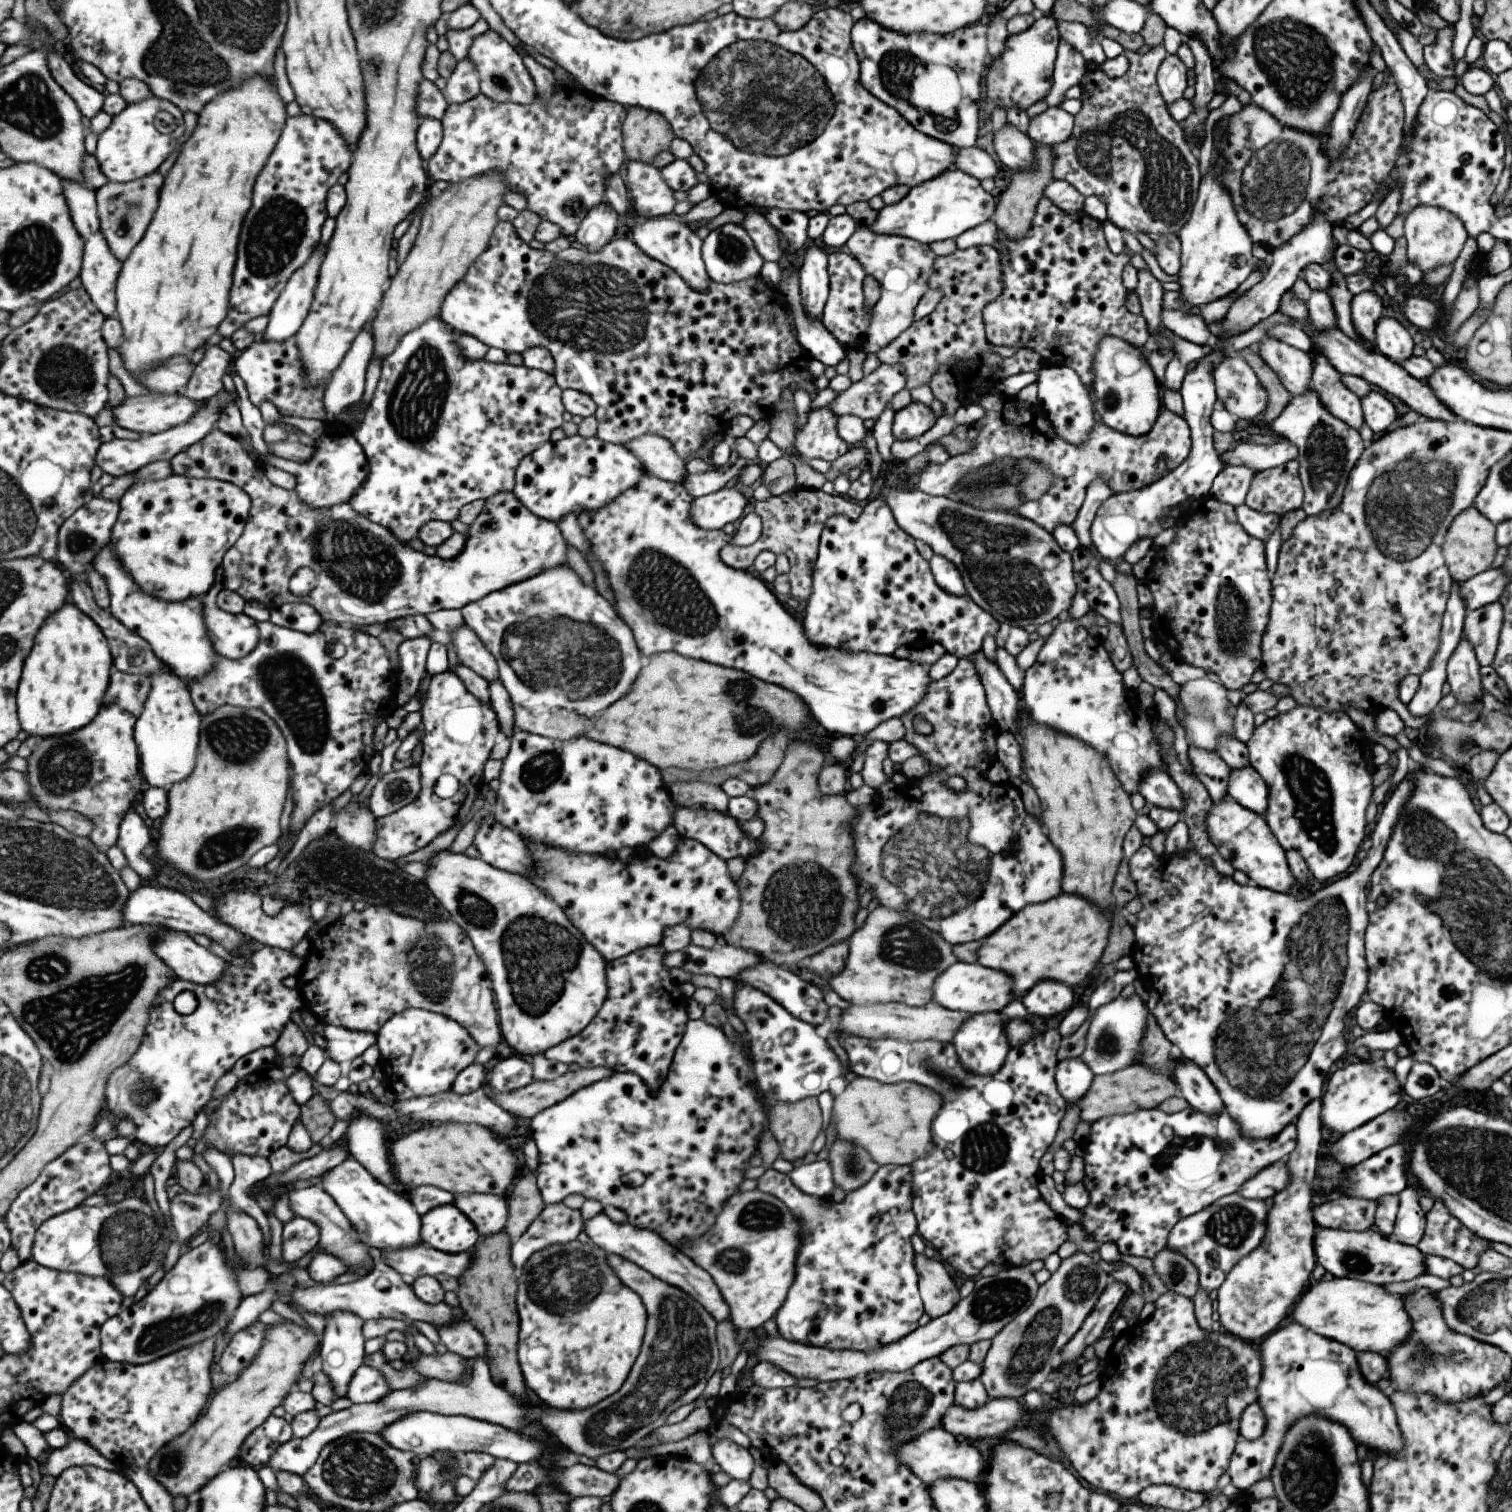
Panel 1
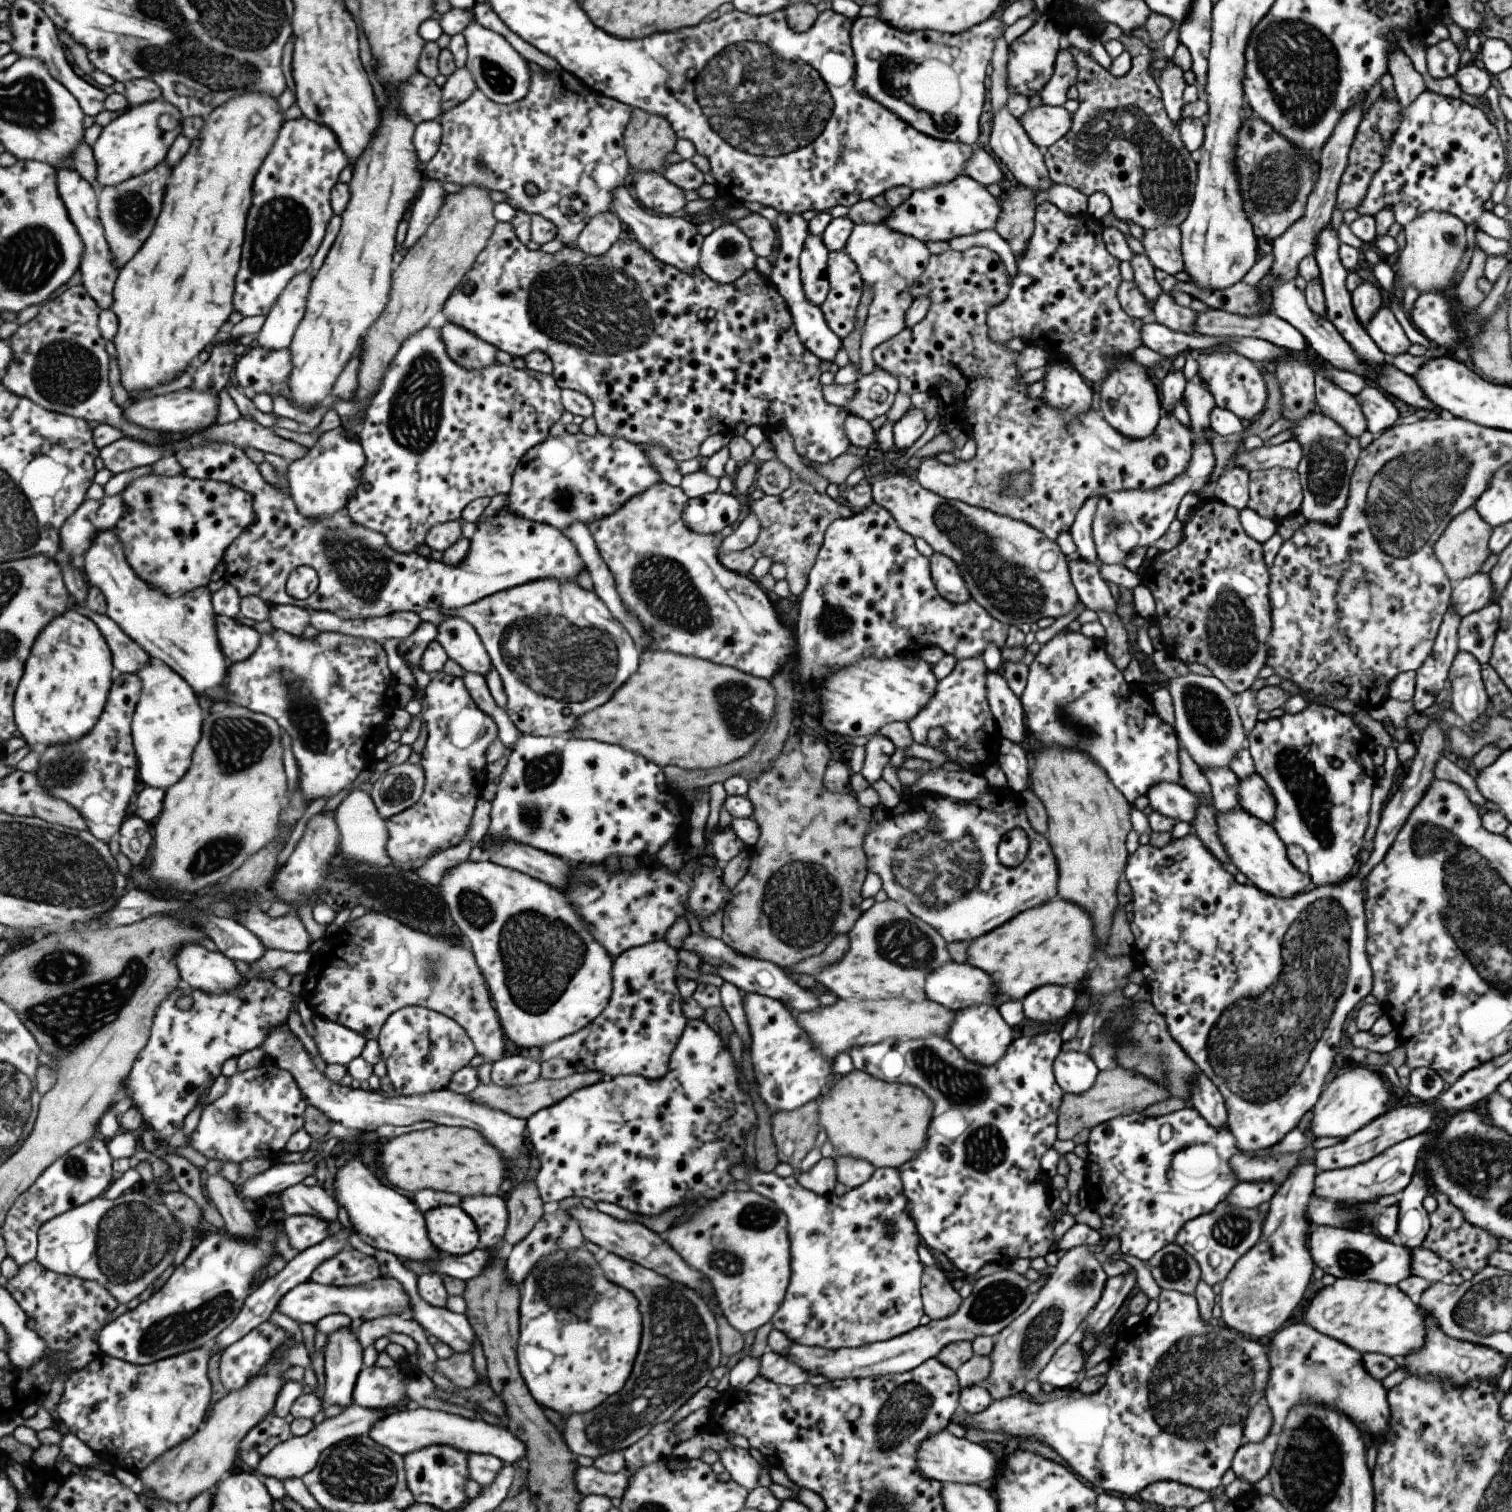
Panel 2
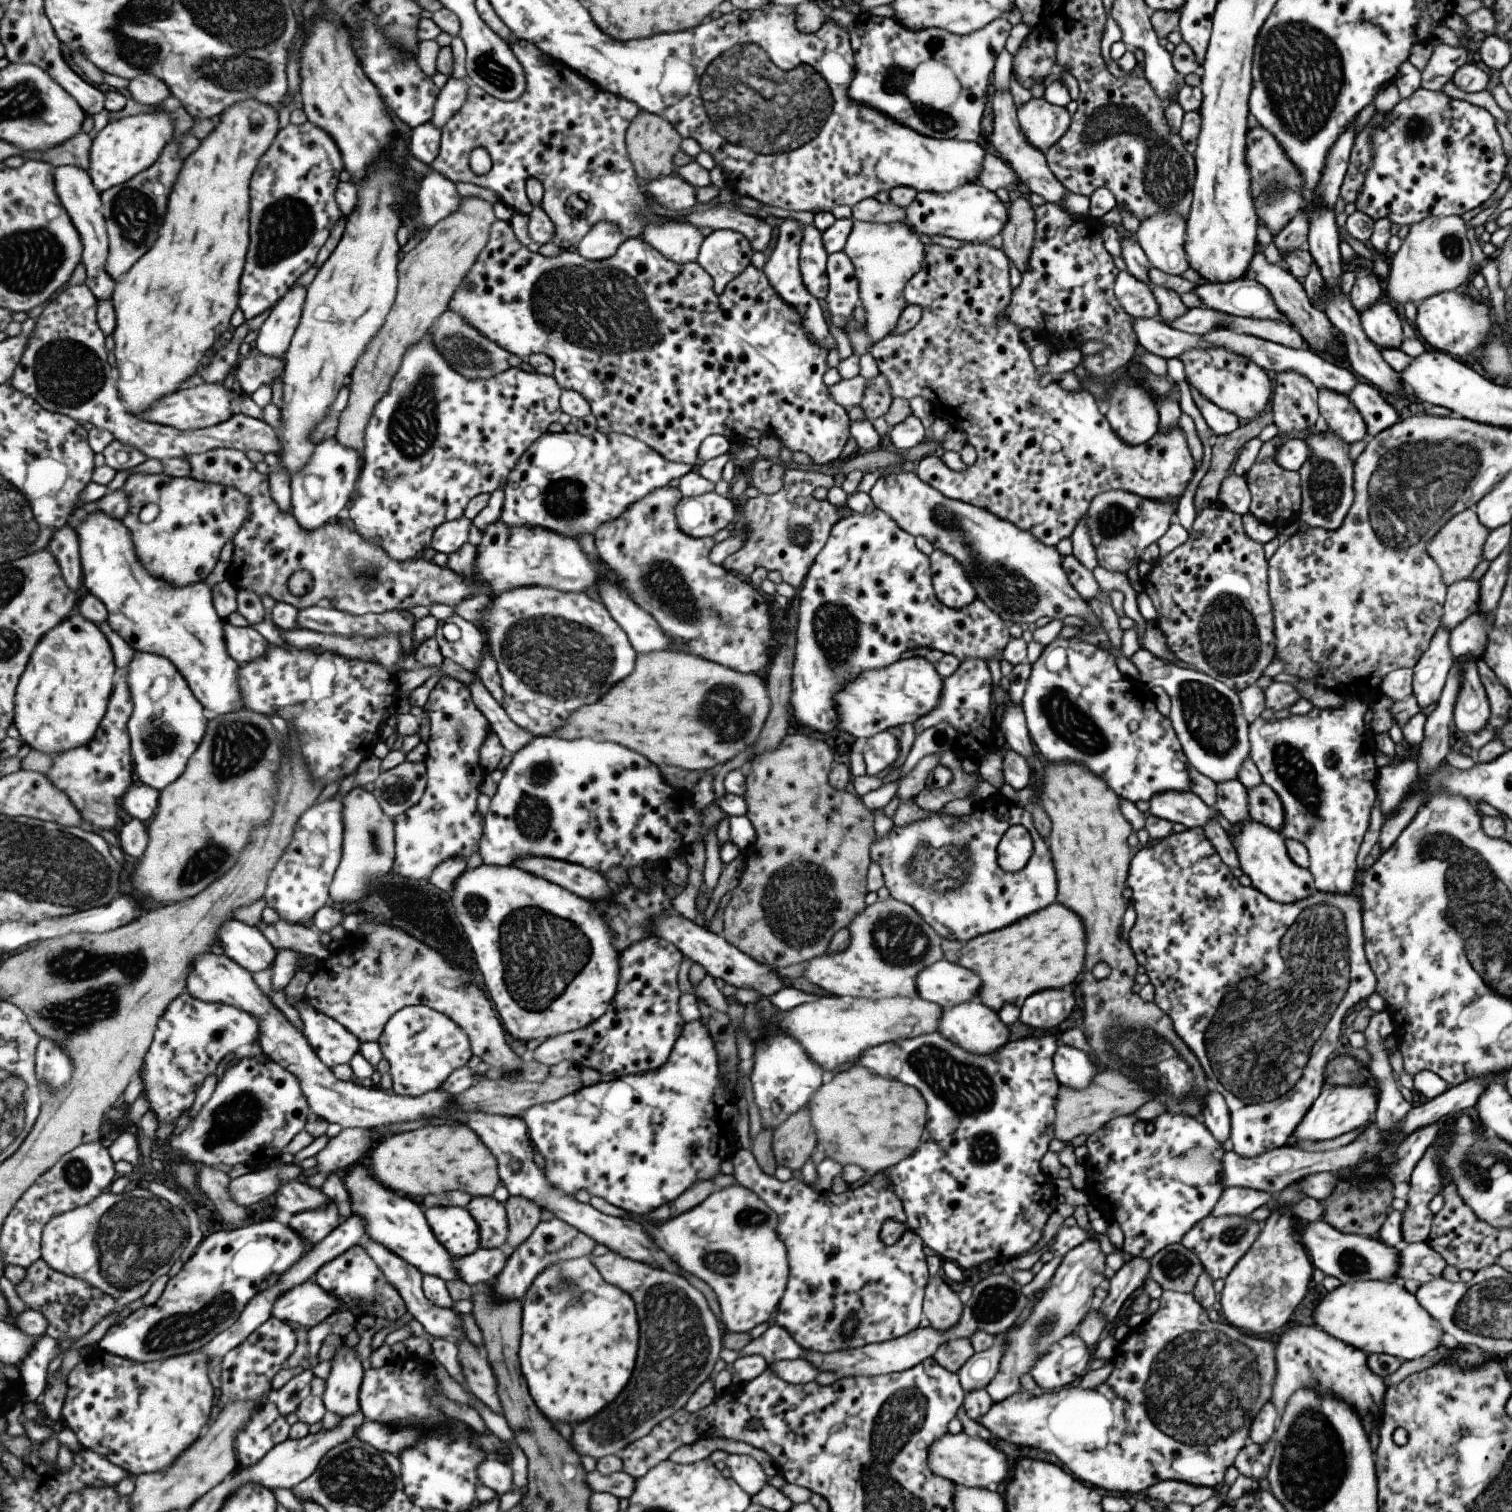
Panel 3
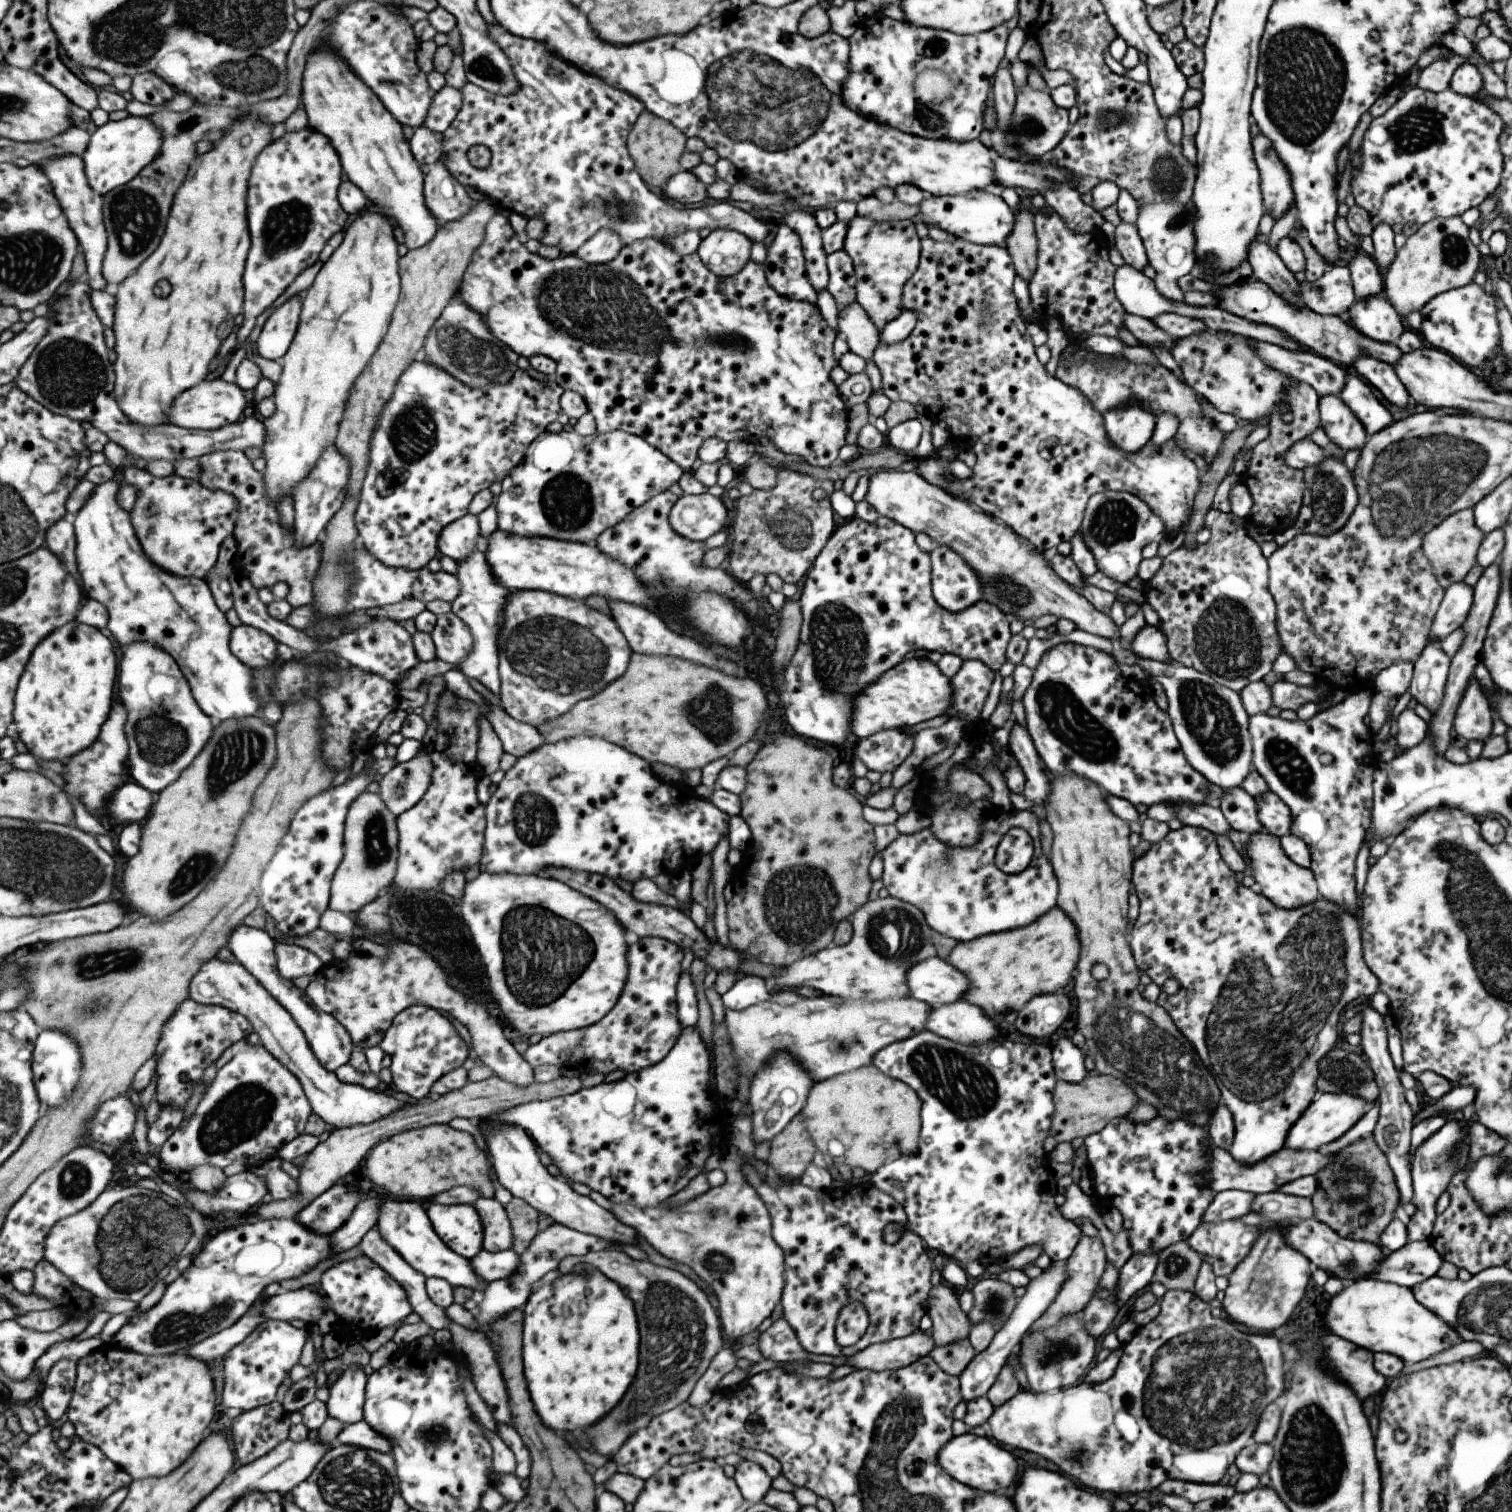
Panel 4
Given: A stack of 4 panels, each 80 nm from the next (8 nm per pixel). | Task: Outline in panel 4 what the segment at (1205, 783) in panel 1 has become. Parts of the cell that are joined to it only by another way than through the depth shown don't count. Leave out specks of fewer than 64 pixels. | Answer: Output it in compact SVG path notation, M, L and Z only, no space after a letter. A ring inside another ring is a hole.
M1240 787L1225 791L1215 805L1229 827L1239 832L1242 837L1264 831L1257 818L1255 800Z

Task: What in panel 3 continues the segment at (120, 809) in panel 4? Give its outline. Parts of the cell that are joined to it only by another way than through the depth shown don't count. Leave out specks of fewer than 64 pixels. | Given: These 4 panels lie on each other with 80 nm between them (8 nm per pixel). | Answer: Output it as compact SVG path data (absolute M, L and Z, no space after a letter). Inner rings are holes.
M133 784L122 800L122 808L133 819L148 824L156 815L162 791L149 785Z

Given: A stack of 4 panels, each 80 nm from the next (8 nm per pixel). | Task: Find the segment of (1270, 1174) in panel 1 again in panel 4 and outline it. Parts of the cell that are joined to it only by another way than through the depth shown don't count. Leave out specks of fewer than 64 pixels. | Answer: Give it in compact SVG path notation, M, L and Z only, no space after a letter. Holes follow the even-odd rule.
M1227 1189L1217 1192L1203 1216L1201 1224L1219 1224L1219 1222L1239 1219L1249 1213L1255 1194L1238 1189Z

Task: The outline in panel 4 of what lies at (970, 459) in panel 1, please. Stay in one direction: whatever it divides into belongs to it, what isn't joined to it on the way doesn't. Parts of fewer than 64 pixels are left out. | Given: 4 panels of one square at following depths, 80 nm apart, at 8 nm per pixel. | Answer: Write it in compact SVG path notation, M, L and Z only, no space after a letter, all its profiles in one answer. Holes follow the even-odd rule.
M925 236L925 238L919 239L919 246L920 252L917 268L915 268L913 275L909 276L909 279L905 282L901 294L902 310L913 310L915 312L915 327L903 342L897 342L897 344L891 344L891 346L879 342L871 356L871 360L879 372L882 392L890 402L906 401L913 406L914 404L921 405L925 410L925 414L930 416L933 424L943 420L945 426L947 426L954 437L958 440L966 441L968 447L975 454L976 460L975 466L971 468L971 478L967 478L967 480L953 480L942 469L940 461L936 456L916 461L915 472L918 476L921 476L925 482L941 488L944 492L955 494L957 499L961 496L963 501L971 503L977 510L990 515L995 520L1001 521L1002 524L1006 524L1021 538L1027 539L1027 542L1030 542L1032 547L1043 553L1054 551L1056 546L1073 538L1079 529L1081 516L1087 505L1087 500L1097 492L1127 492L1147 504L1147 508L1155 516L1159 517L1159 520L1163 522L1164 534L1182 531L1183 526L1188 523L1191 506L1193 506L1193 496L1195 496L1195 492L1200 484L1198 470L1192 459L1185 456L1179 450L1179 446L1175 446L1175 442L1171 439L1163 442L1161 446L1151 446L1151 442L1148 441L1139 452L1133 452L1133 454L1117 450L1109 442L1109 438L1107 438L1107 434L1103 430L1102 416L1093 408L1092 404L1087 402L1087 398L1079 390L1062 384L1054 376L1049 376L1049 372L1045 370L1045 366L1040 364L1039 360L1035 357L1036 347L1032 342L1031 336L1029 336L1028 324L1022 318L1015 294L1013 294L1013 282L1016 274L1009 254L1003 248L999 248L996 245L977 245L966 242L963 238L956 237L950 242L935 242L929 236Z

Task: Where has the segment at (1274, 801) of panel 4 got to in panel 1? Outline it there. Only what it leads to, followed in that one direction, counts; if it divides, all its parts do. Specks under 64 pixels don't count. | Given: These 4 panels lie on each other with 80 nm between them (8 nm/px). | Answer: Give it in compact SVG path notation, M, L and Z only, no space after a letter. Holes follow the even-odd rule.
M1241 766L1239 770L1229 769L1227 795L1245 810L1265 816L1267 810L1267 786L1251 766Z

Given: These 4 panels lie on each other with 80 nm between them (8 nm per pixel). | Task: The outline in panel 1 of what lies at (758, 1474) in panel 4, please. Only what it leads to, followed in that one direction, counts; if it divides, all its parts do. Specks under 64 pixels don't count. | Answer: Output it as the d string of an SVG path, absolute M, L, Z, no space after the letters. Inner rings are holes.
M721 1438L715 1441L711 1450L714 1462L729 1478L749 1482L753 1469L753 1458L748 1449L727 1440L727 1438Z

